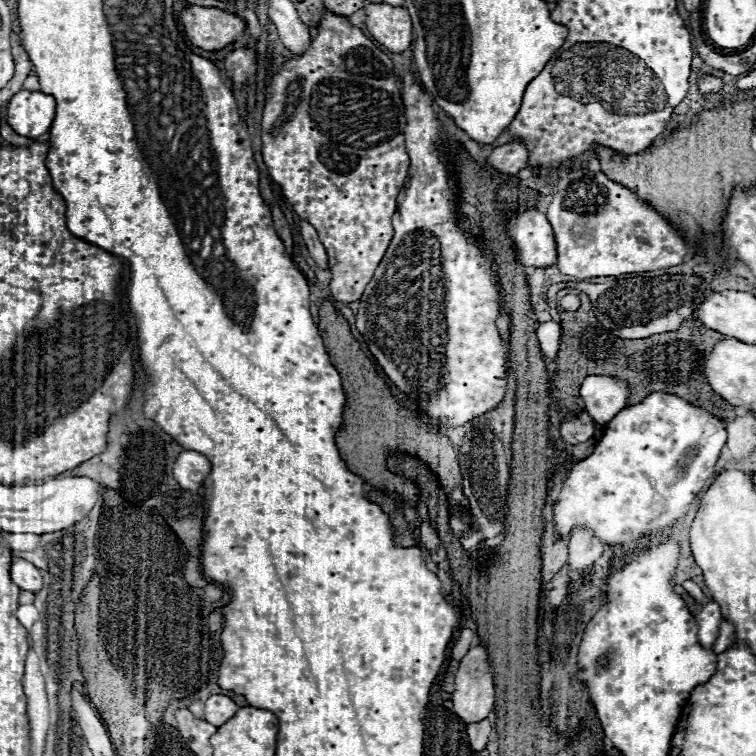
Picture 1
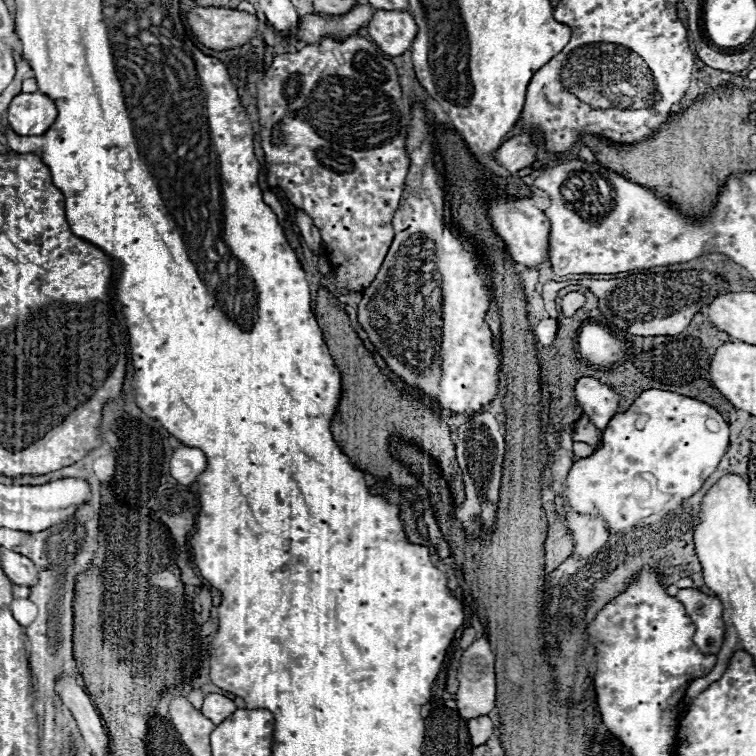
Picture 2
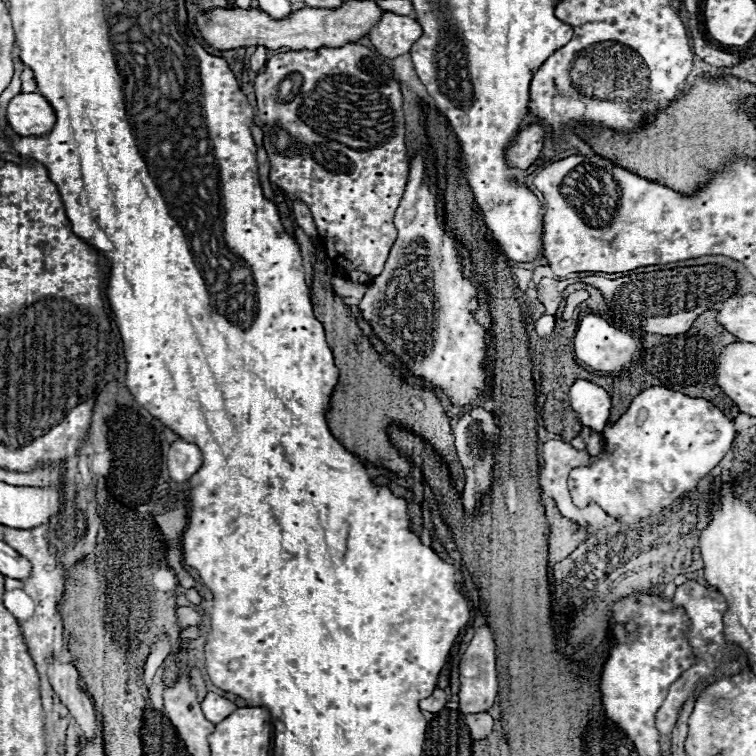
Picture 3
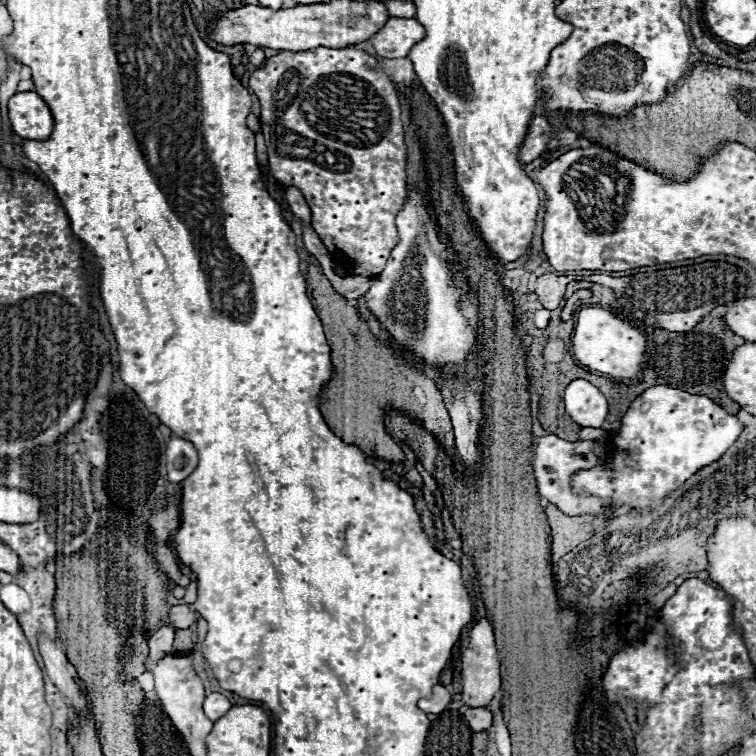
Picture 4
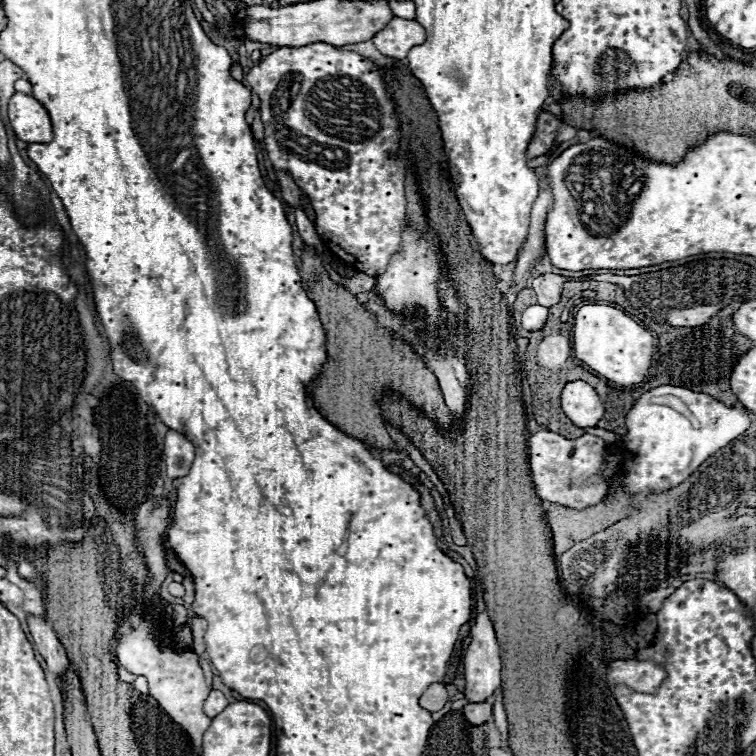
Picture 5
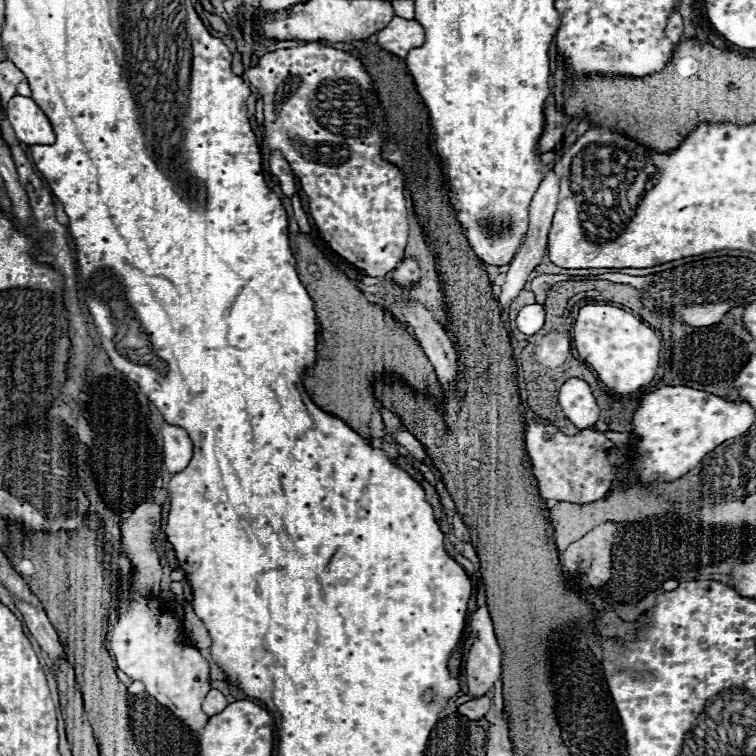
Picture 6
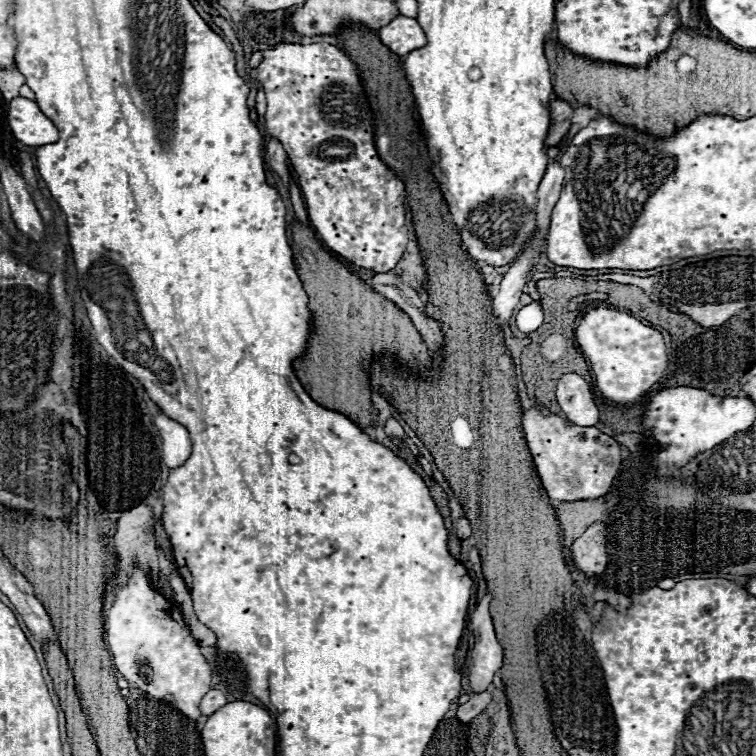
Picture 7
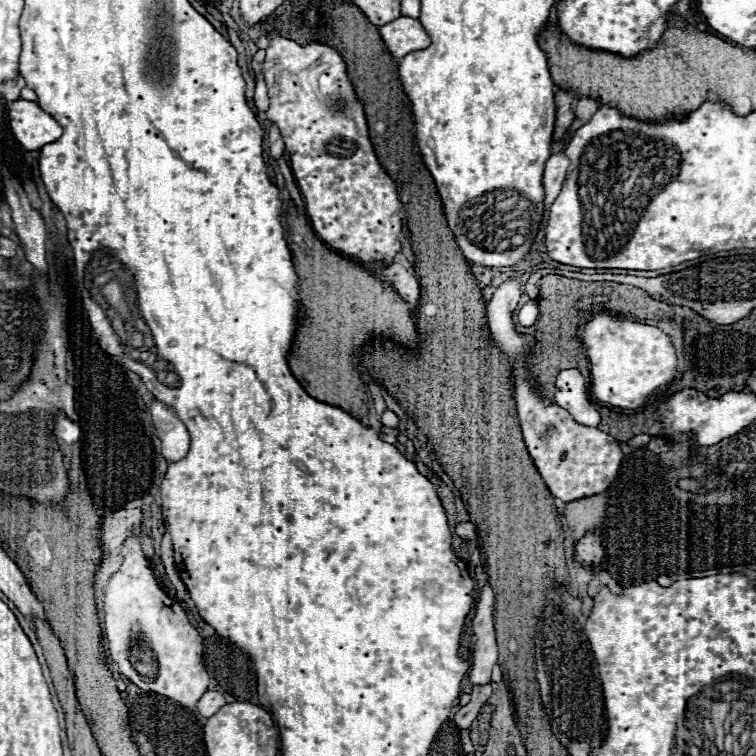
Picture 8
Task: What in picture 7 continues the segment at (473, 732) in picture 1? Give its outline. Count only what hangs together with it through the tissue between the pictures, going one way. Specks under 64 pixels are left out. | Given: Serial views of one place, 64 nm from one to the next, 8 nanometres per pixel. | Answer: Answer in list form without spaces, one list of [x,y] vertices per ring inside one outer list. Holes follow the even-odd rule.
[[[486,690],[486,692],[478,692],[478,694],[472,694],[472,698],[466,702],[466,704],[460,704],[460,708],[458,708],[458,712],[456,712],[456,716],[458,716],[458,720],[460,722],[464,722],[464,724],[468,724],[472,718],[476,718],[480,712],[484,712],[486,710],[486,706],[490,704],[490,692]]]

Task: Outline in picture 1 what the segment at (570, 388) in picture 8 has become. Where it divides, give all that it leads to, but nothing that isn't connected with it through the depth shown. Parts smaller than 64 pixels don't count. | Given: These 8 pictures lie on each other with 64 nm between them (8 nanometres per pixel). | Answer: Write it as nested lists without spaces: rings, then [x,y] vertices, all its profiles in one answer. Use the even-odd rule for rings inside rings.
[[[588,376],[580,386],[580,396],[592,420],[606,424],[622,408],[626,408],[630,386],[628,380],[618,380],[612,376]]]

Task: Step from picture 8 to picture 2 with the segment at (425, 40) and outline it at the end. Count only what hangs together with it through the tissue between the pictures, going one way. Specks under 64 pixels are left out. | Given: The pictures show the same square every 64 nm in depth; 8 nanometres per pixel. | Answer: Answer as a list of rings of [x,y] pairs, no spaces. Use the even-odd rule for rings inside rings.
[[[376,8],[372,20],[368,22],[368,34],[388,56],[404,54],[412,46],[416,32],[418,28],[410,12]]]

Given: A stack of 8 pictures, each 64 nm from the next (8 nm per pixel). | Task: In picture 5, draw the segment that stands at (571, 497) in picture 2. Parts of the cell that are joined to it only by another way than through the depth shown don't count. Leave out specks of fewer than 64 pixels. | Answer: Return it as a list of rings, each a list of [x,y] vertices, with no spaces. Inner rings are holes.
[[[656,386],[648,392],[644,392],[634,402],[630,412],[626,414],[628,432],[624,434],[624,440],[622,440],[626,474],[624,474],[620,488],[628,496],[636,496],[636,494],[642,494],[642,492],[662,494],[662,492],[670,490],[672,486],[678,486],[680,482],[684,482],[692,472],[698,470],[698,466],[702,462],[706,462],[712,454],[716,454],[726,444],[736,440],[742,432],[748,430],[748,426],[750,426],[748,410],[742,408],[742,406],[726,408],[722,402],[714,400],[708,394],[692,392],[688,388],[678,388],[678,386]]]

